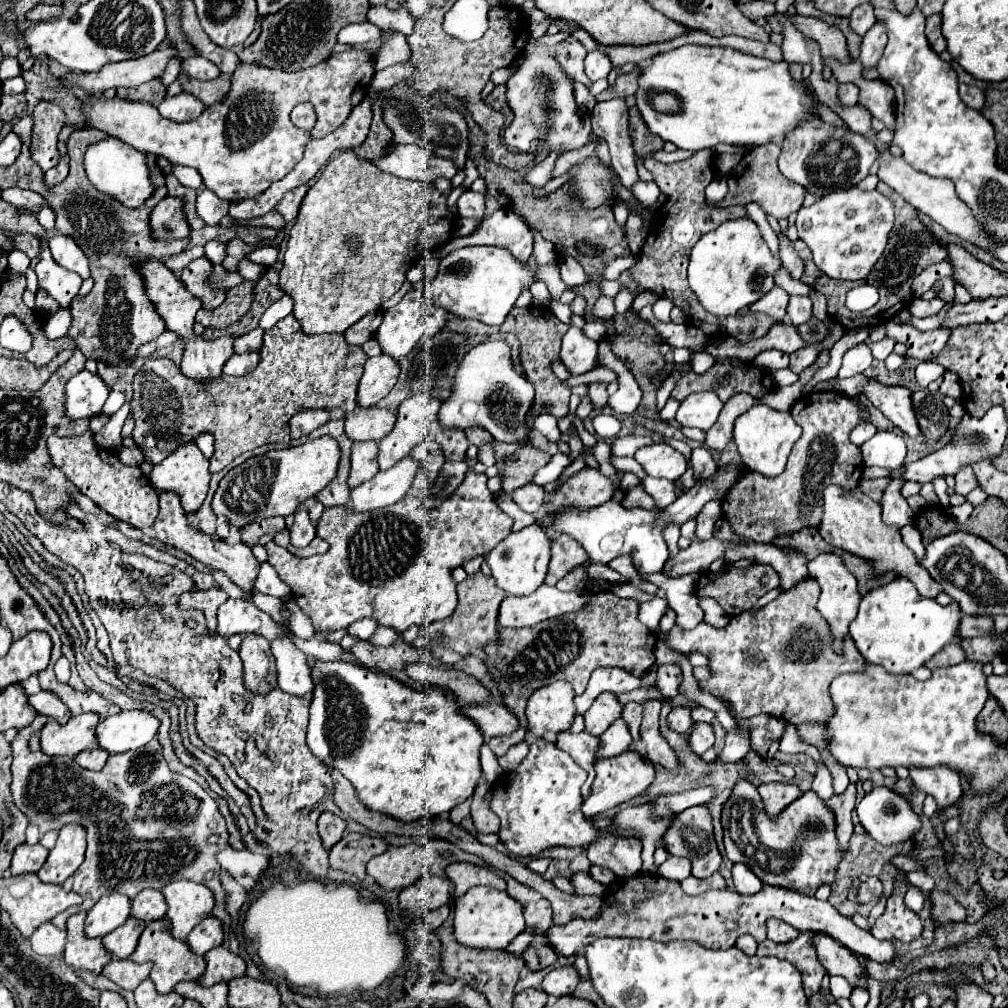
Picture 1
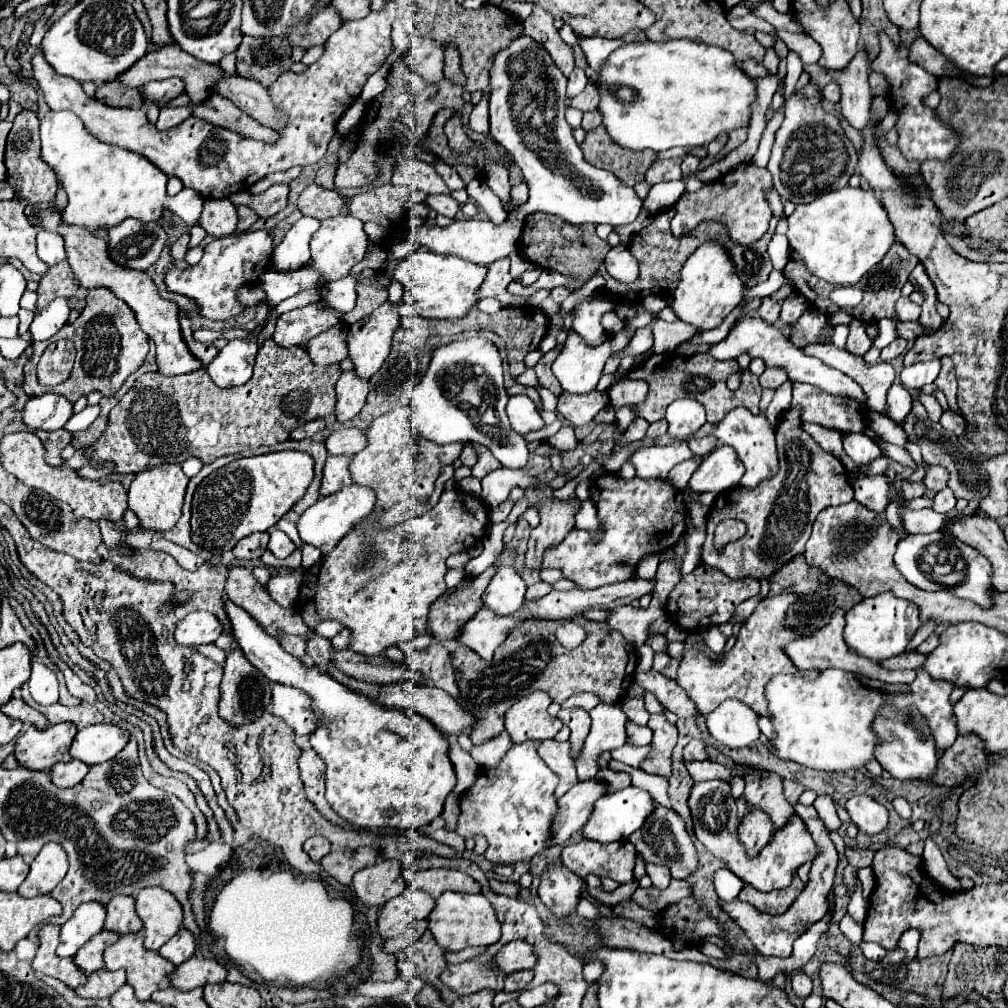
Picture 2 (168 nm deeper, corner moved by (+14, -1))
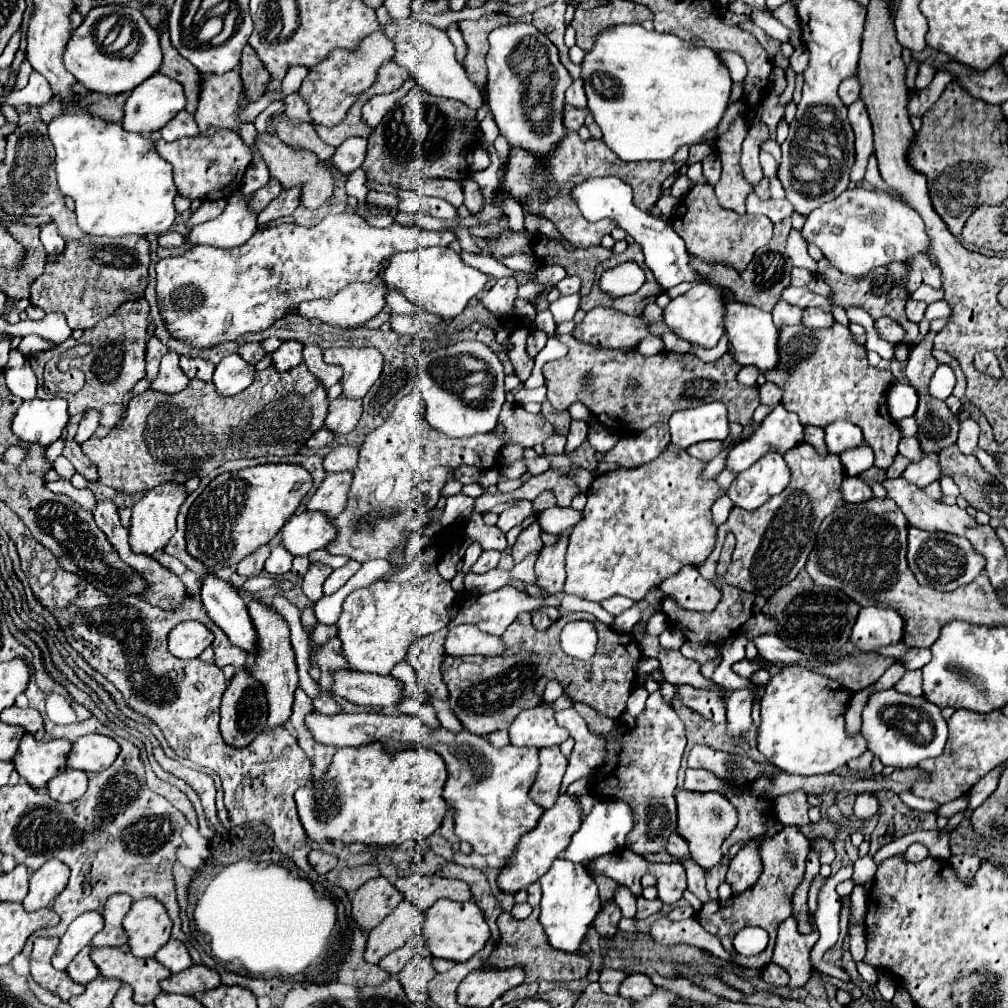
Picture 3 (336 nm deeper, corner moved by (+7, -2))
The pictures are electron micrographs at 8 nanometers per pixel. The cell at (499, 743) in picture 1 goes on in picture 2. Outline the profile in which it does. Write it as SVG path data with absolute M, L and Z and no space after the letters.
M576 617L576 621L582 623L588 637L578 649L572 651L558 645L554 637L556 629L550 629L552 621L546 619L524 619L518 623L510 631L506 643L494 651L494 657L490 661L478 659L478 655L474 655L474 651L468 647L456 647L452 653L452 667L456 671L456 683L460 689L458 703L476 719L476 725L470 733L474 745L500 735L504 731L506 709L528 693L544 691L552 697L552 701L562 703L570 695L590 691L598 695L602 703L618 703L620 693L628 691L634 681L638 663L634 647L624 639L620 631L610 629L606 623L588 621L584 617Z

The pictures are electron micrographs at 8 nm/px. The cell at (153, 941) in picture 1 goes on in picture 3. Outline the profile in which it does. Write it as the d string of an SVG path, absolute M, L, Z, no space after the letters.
M107 946L107 948L93 948L91 960L101 970L105 978L117 978L133 988L133 1000L137 1004L153 1002L157 994L161 994L159 982L169 978L171 972L159 964L155 958L141 960L129 952L129 946Z

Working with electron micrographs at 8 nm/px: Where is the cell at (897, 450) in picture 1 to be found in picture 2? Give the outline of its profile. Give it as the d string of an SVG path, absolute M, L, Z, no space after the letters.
M846 433L844 435L844 451L848 453L848 457L852 461L862 463L862 465L868 465L882 455L880 447L864 433Z

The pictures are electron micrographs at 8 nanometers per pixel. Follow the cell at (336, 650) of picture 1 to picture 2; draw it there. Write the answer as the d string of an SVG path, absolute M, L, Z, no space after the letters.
M192 611L176 623L174 639L180 647L198 647L214 643L222 635L220 621L208 611Z

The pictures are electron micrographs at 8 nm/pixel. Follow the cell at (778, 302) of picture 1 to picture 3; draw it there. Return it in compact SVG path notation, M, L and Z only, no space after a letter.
M779 300L777 306L773 308L773 322L777 328L789 326L789 324L801 324L801 308Z

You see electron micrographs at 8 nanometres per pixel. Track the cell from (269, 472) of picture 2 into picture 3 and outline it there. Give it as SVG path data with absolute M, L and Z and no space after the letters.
M259 464L251 468L243 468L237 472L219 474L209 482L209 486L197 496L197 500L189 508L187 516L187 552L199 558L209 570L219 570L225 566L235 566L255 548L271 542L271 538L285 526L289 516L295 514L297 506L311 490L313 478L299 464Z

